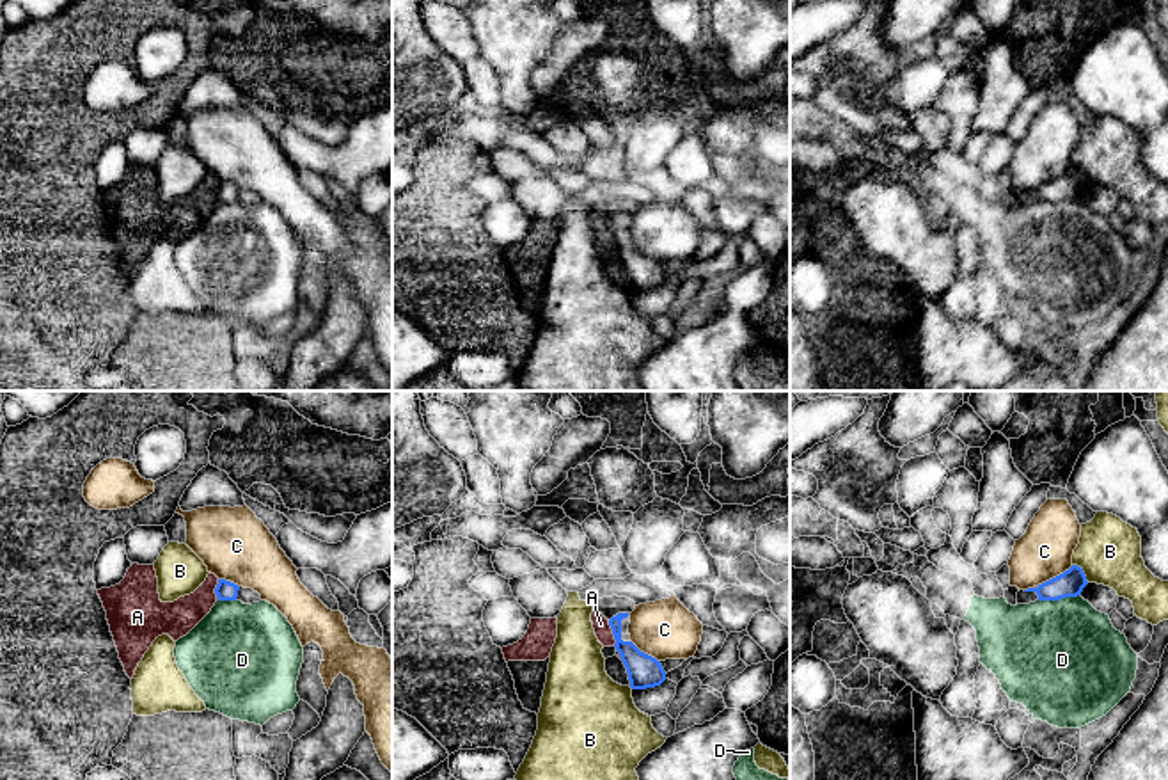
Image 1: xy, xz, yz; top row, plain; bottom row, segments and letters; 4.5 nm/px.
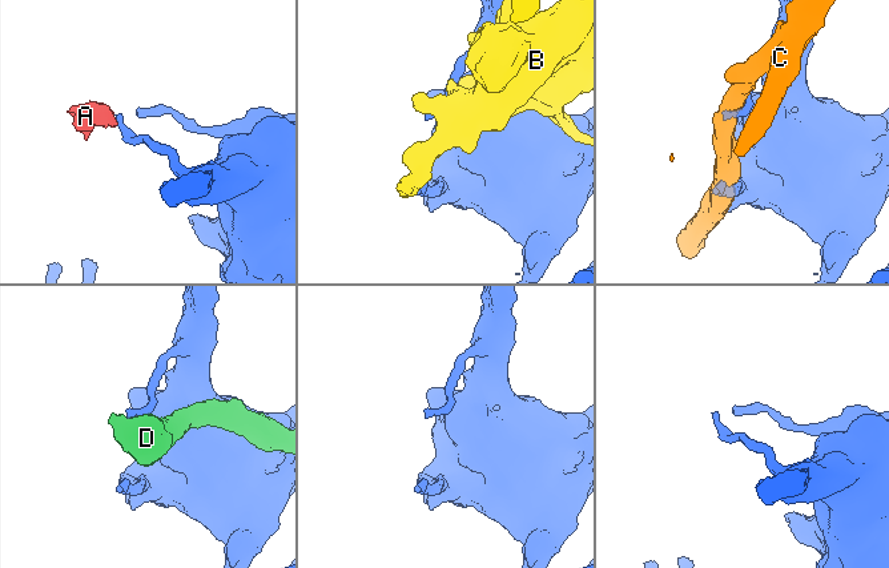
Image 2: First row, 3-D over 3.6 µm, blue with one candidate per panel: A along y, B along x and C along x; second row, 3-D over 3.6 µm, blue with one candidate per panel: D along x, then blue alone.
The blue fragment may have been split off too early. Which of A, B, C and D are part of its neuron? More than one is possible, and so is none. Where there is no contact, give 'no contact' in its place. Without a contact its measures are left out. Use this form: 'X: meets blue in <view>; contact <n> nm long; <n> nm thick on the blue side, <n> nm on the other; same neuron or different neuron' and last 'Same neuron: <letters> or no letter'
A: meets blue in xz; contact 120 nm long; 150 nm thick on the blue side, 80 nm on the other; different neuron
B: meets blue in yz; contact 120 nm long; 120 nm thick on the blue side, 280 nm on the other; different neuron
C: meets blue in yz; contact 190 nm long; 120 nm thick on the blue side, 240 nm on the other; different neuron
D: meets blue in yz; contact 190 nm long; 120 nm thick on the blue side, 500 nm on the other; different neuron
Same neuron: no letter

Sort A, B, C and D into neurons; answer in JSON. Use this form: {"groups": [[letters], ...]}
{"groups": [["A"], ["B"], ["C"], ["D"]]}

